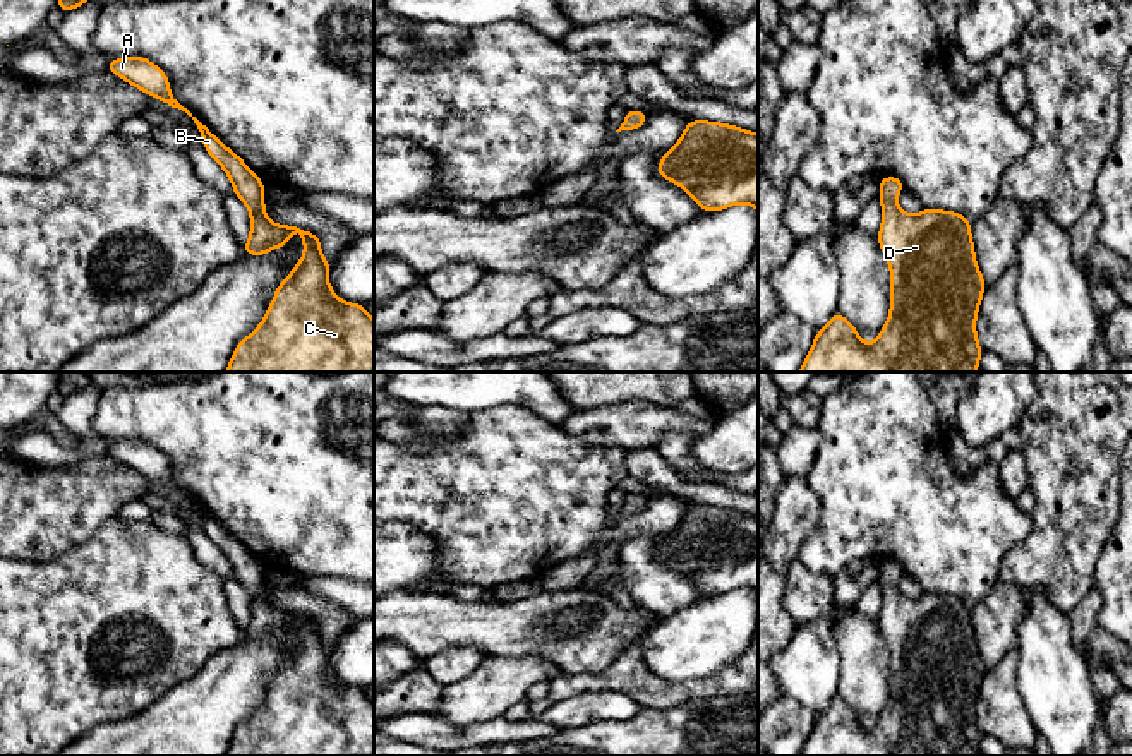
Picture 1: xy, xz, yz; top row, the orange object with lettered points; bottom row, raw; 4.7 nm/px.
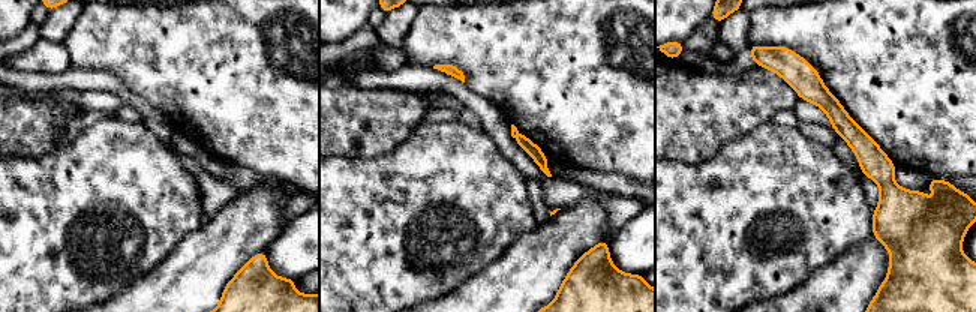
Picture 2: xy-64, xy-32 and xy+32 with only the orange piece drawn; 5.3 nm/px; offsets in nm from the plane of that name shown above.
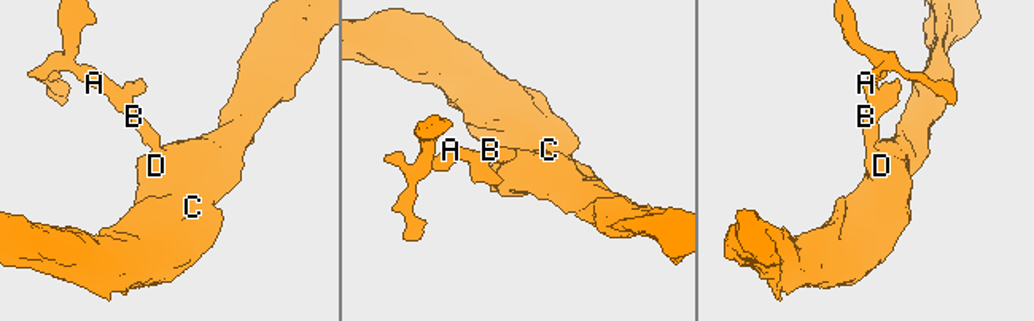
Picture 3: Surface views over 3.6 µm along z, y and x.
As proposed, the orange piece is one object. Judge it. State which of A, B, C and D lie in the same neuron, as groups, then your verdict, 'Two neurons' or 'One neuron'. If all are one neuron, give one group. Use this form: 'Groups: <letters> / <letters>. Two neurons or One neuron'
Groups: A B C D. One neuron

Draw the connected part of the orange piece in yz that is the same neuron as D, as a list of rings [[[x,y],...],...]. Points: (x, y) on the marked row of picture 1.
[[[882,177],[882,228],[876,240],[890,267],[890,314],[870,345],[864,345],[858,329],[839,312],[816,331],[813,346],[798,372],[976,372],[983,350],[978,343],[976,317],[986,283],[976,264],[971,221],[955,211],[924,207],[919,214],[904,213],[895,199],[906,189],[899,177]]]

